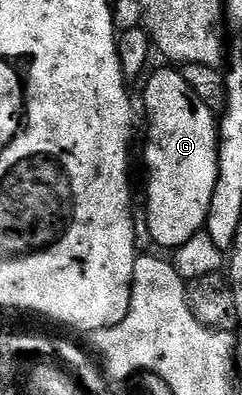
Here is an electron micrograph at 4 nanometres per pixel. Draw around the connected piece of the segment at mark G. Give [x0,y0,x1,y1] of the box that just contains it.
[146,65,219,249]

